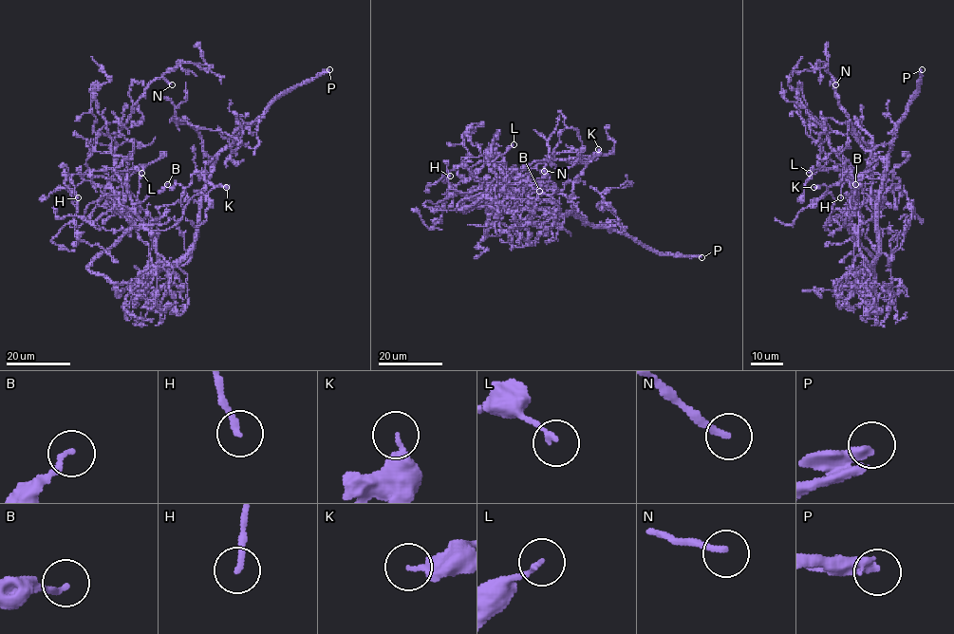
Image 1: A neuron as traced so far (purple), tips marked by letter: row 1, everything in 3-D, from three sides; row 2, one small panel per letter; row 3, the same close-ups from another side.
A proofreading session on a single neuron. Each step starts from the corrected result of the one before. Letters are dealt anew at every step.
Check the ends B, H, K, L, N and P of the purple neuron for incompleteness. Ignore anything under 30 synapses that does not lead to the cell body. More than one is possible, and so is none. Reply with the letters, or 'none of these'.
H, N, P

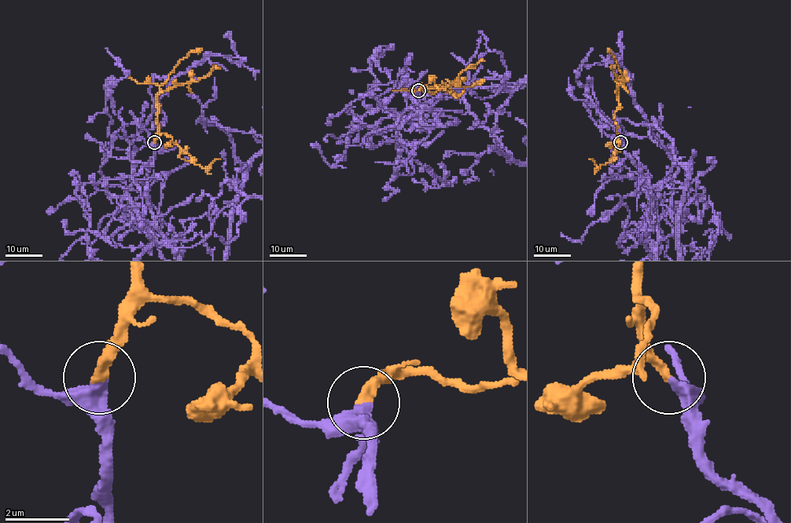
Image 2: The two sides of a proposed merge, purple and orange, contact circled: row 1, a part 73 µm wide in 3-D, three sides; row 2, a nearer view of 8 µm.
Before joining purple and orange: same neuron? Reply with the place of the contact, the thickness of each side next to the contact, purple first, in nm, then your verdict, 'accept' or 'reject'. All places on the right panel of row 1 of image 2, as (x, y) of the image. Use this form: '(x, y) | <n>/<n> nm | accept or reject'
(620, 142) | 320/320 nm | accept

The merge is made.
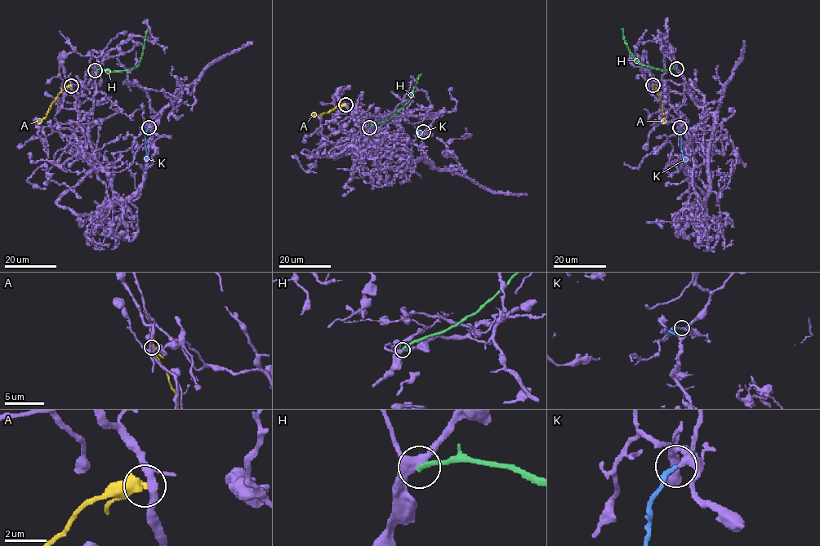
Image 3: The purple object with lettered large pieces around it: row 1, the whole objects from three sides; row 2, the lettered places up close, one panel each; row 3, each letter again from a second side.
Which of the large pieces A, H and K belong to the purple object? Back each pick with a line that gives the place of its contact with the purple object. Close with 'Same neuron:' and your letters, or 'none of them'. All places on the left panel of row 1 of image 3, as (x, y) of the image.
K: meets purple at (149, 127)
Same neuron: K

